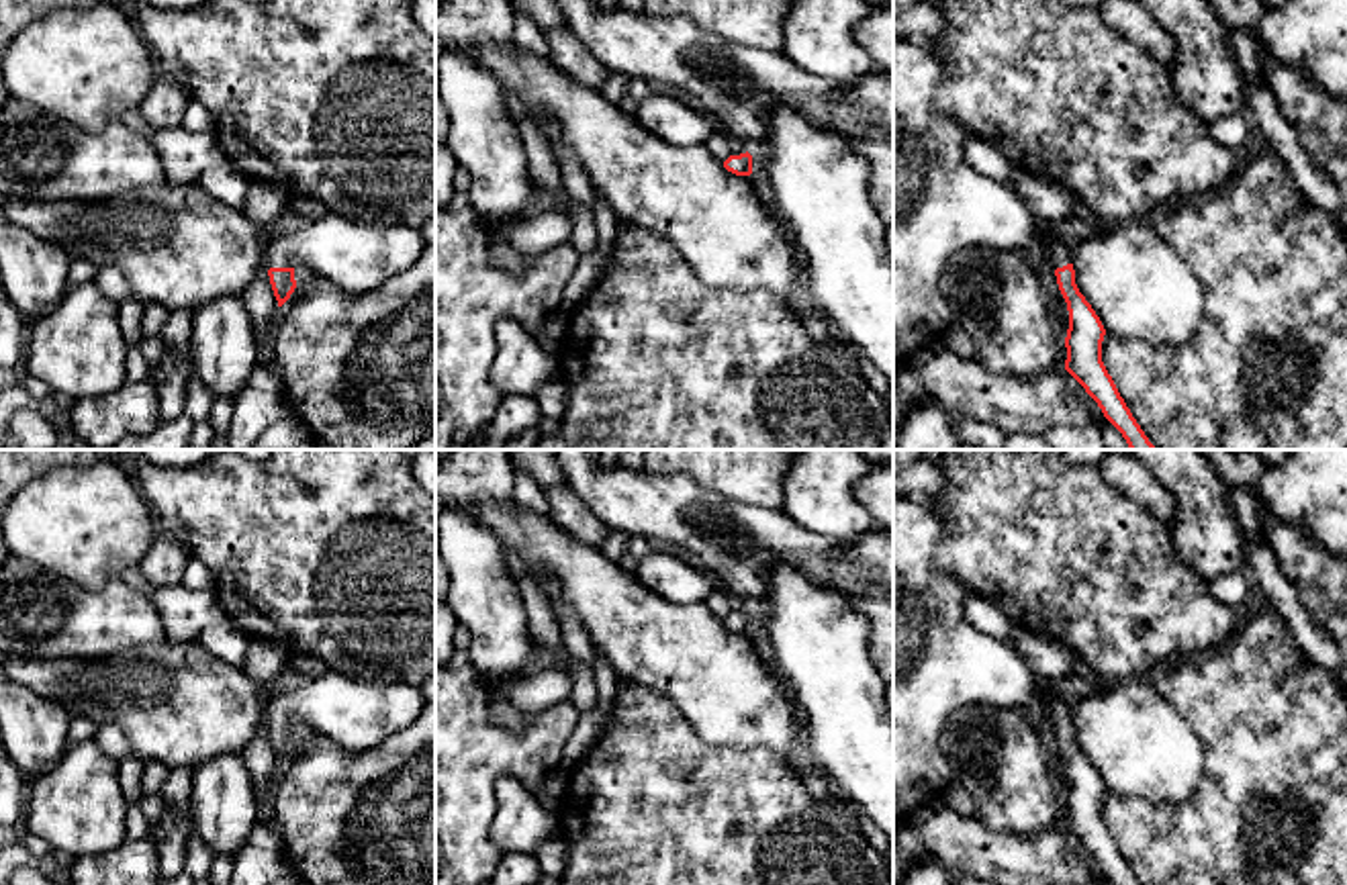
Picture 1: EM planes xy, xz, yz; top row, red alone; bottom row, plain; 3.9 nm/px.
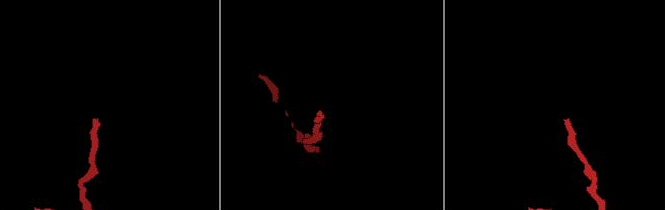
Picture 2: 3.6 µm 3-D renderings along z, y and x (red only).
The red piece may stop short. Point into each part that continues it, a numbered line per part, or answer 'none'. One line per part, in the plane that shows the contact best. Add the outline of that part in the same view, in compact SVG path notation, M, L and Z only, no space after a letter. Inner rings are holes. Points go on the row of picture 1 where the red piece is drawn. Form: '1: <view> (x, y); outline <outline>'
1: xy (358, 258); outline M327 213L313 221L288 219L276 227L266 262L360 294L413 266L425 247L427 241L415 227L362 225Z

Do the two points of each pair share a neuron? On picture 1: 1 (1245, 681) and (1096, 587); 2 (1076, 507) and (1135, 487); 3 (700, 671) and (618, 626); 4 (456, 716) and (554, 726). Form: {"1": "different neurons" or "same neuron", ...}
{"1": "different neurons", "2": "different neurons", "3": "same neuron", "4": "same neuron"}

